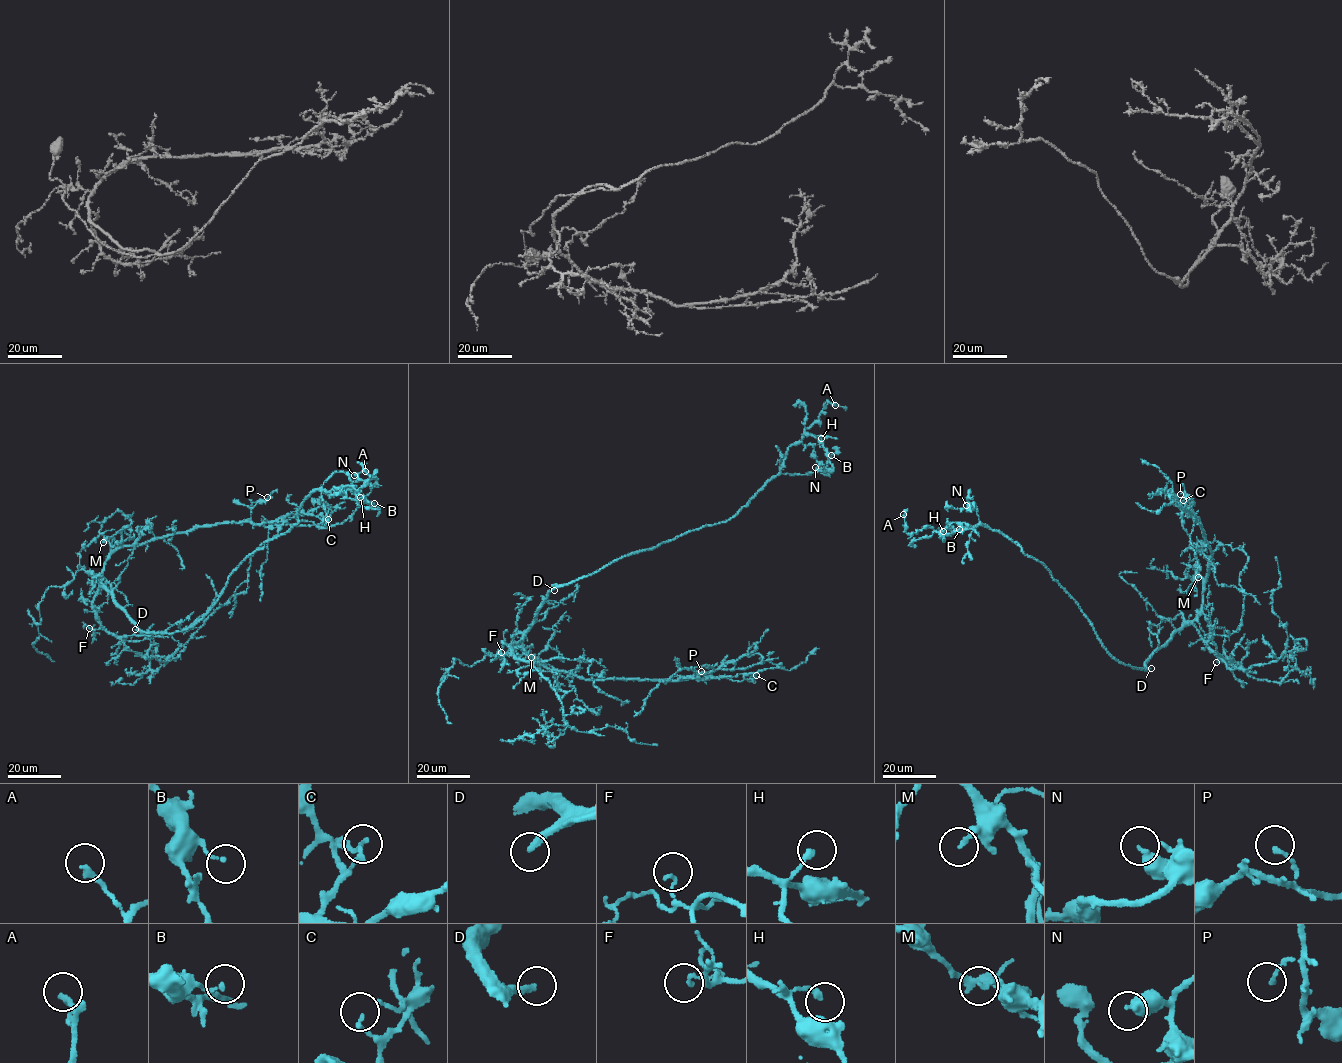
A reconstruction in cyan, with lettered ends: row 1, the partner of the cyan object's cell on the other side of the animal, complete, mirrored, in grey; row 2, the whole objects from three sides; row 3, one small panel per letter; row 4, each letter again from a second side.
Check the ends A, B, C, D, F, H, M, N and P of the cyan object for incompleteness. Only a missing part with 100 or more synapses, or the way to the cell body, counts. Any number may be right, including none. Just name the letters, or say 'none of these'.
D

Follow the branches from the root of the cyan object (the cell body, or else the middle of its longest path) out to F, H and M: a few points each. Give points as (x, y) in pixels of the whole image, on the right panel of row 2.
F: (1147, 661), (1171, 635), (1191, 624), (1220, 662), (1216, 662)
H: (1147, 661), (1146, 669), (1140, 669), (1112, 656), (1043, 564), (1000, 533), (981, 524), (939, 534), (943, 531)
M: (1147, 661), (1152, 652), (1201, 610), (1203, 578), (1198, 574), (1198, 577)

